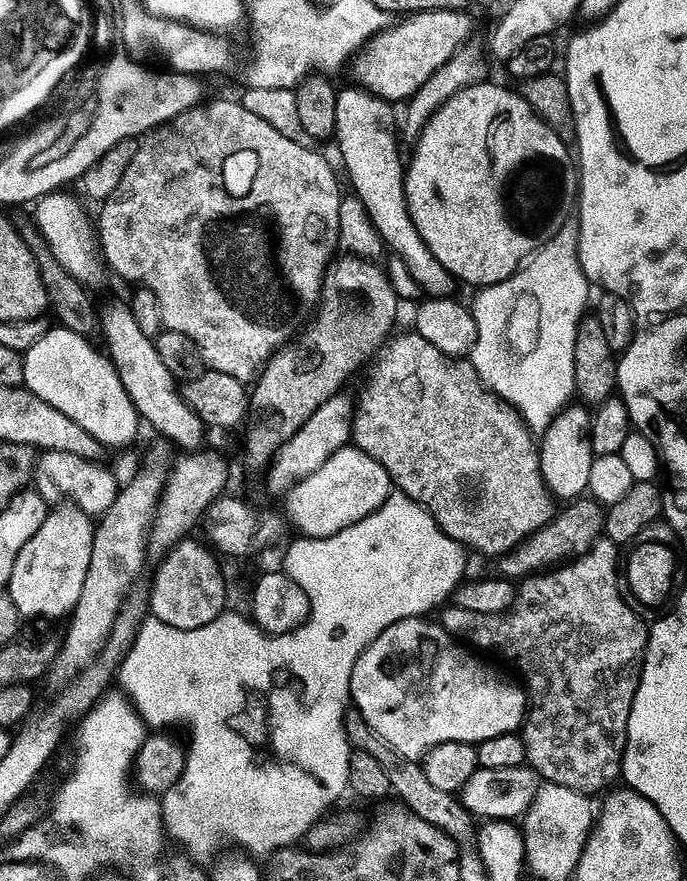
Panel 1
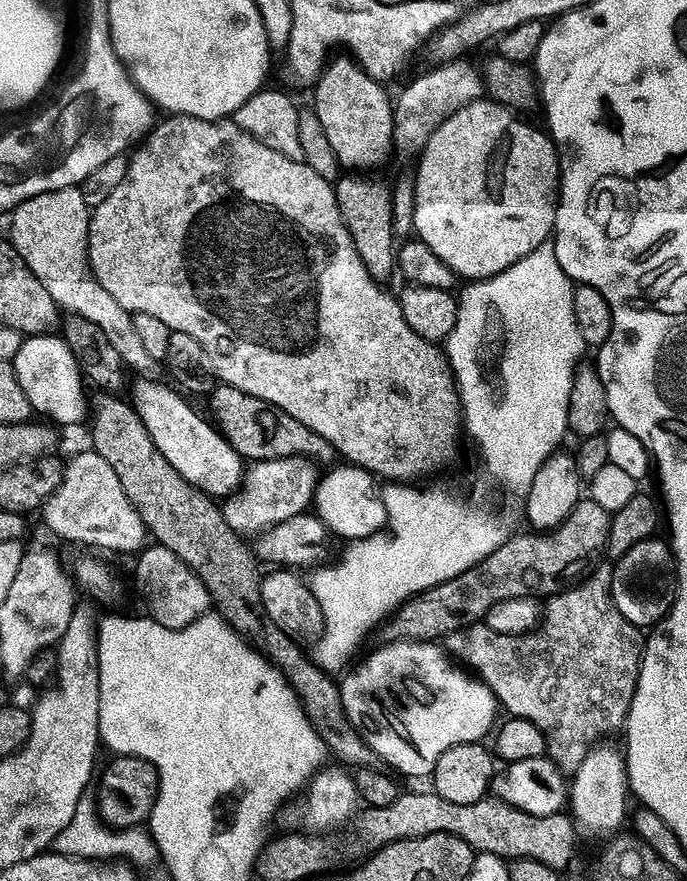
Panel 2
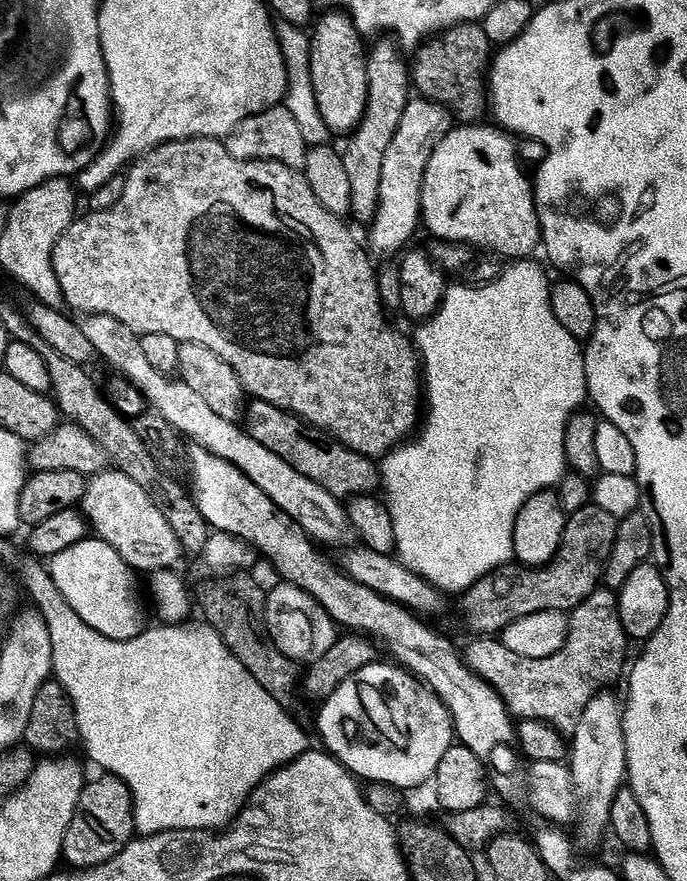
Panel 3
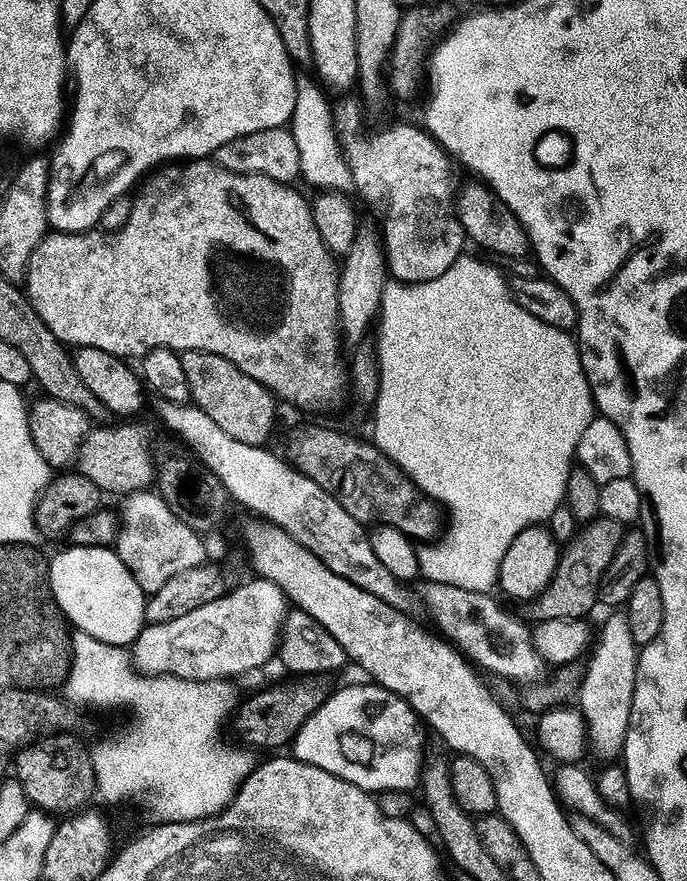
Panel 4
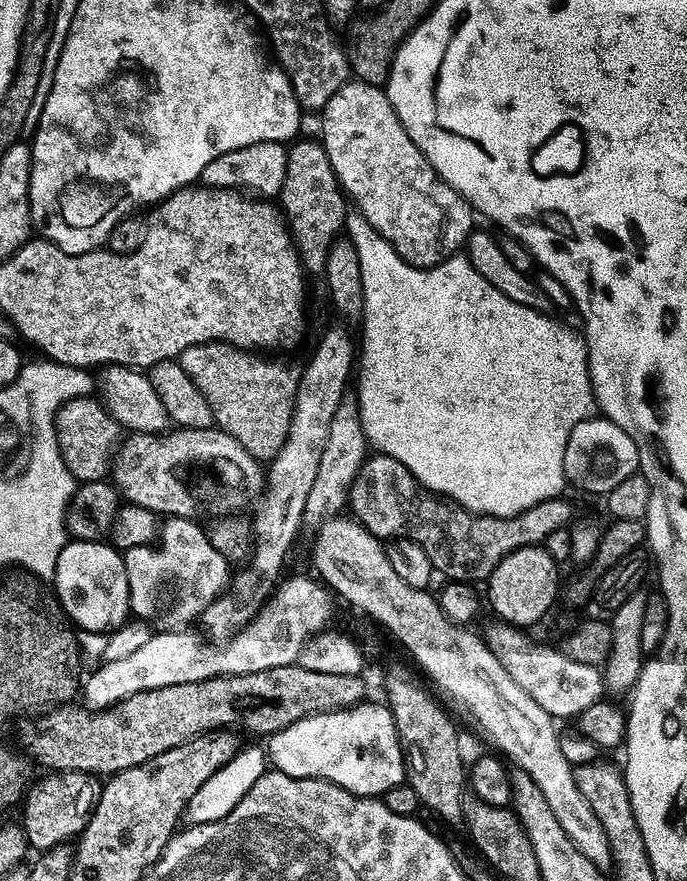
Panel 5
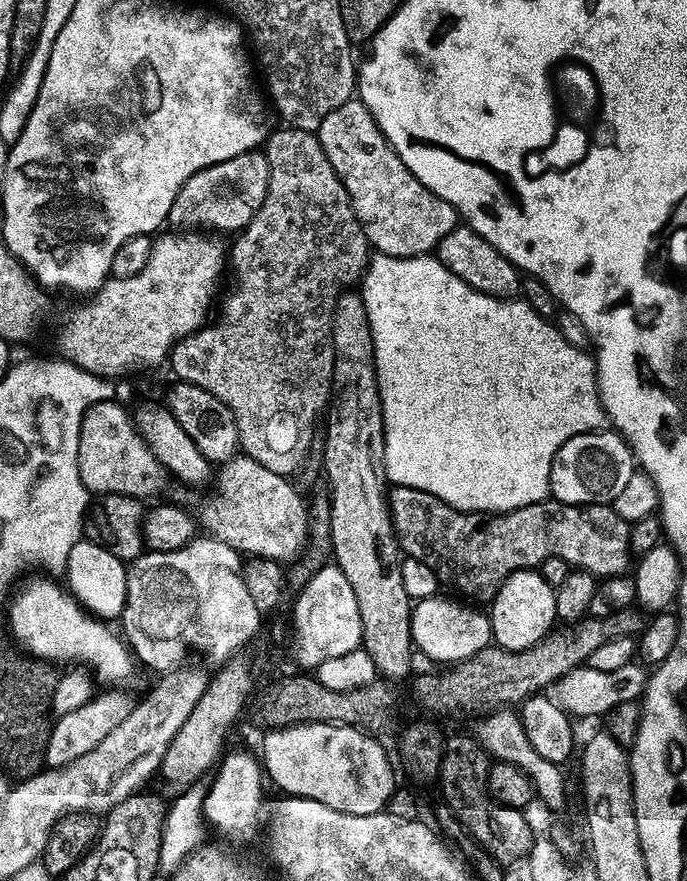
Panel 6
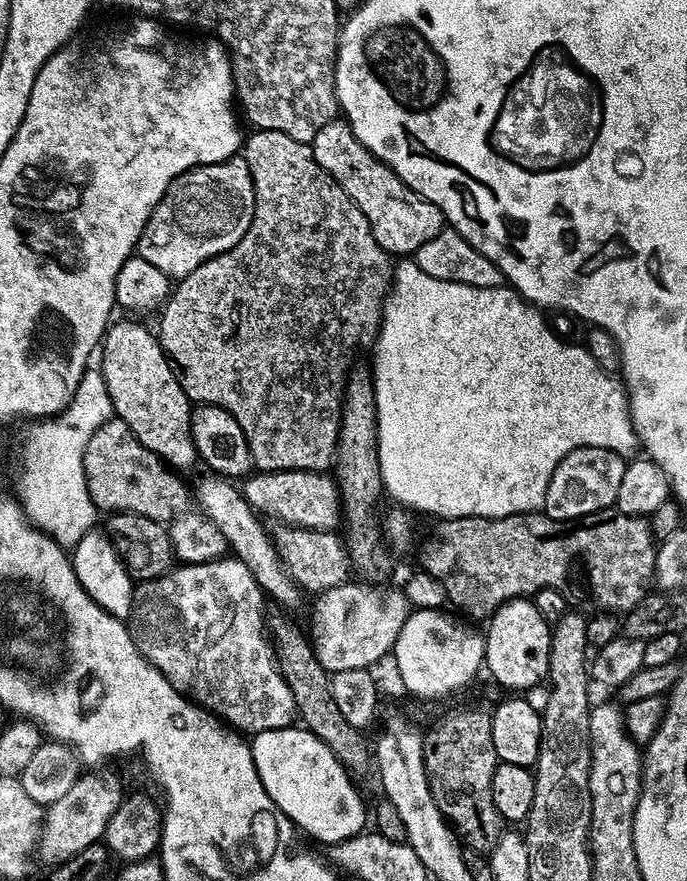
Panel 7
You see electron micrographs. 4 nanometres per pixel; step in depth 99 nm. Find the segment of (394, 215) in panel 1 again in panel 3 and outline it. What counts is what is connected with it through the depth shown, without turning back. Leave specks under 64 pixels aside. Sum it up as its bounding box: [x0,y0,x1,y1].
[310,10,366,134]

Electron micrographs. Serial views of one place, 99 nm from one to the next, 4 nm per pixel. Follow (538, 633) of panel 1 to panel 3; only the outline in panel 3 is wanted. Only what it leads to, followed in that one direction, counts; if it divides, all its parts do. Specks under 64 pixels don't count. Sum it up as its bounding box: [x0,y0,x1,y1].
[462,586,630,734]

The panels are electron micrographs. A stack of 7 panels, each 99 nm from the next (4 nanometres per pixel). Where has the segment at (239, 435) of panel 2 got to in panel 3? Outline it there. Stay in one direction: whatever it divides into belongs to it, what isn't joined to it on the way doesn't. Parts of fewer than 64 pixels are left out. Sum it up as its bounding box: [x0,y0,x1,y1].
[246,399,380,498]

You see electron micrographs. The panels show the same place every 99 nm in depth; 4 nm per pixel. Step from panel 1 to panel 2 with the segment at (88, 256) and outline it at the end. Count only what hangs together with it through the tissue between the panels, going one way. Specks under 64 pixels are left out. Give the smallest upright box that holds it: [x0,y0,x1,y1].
[10,187,157,374]

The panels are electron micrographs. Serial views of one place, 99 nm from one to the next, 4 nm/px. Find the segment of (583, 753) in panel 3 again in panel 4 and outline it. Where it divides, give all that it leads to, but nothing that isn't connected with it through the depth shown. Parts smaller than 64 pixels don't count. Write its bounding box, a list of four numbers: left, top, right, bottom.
[578,615,638,762]

